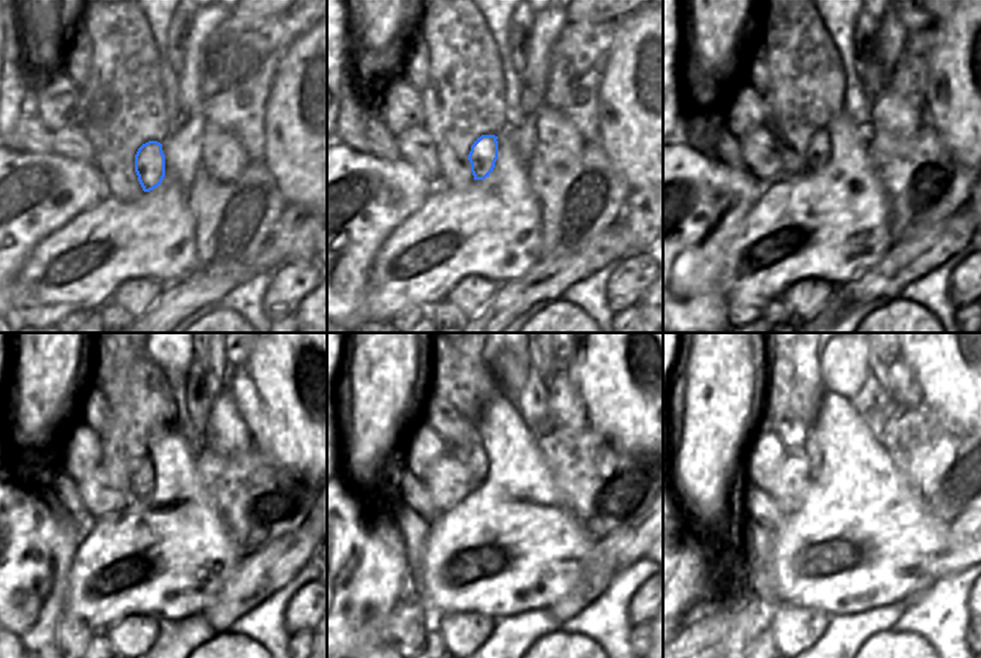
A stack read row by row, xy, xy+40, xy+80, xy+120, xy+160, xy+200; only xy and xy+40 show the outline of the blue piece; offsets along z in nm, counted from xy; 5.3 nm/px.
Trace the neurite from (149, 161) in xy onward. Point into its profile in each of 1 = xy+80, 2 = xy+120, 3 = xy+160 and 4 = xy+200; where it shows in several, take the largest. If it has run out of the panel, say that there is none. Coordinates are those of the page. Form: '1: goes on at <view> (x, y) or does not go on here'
1: goes on at xy+80 (819, 147)
2: goes on at xy+120 (143, 480)
3: goes on at xy+160 (477, 463)
4: goes on at xy+200 (812, 450)

